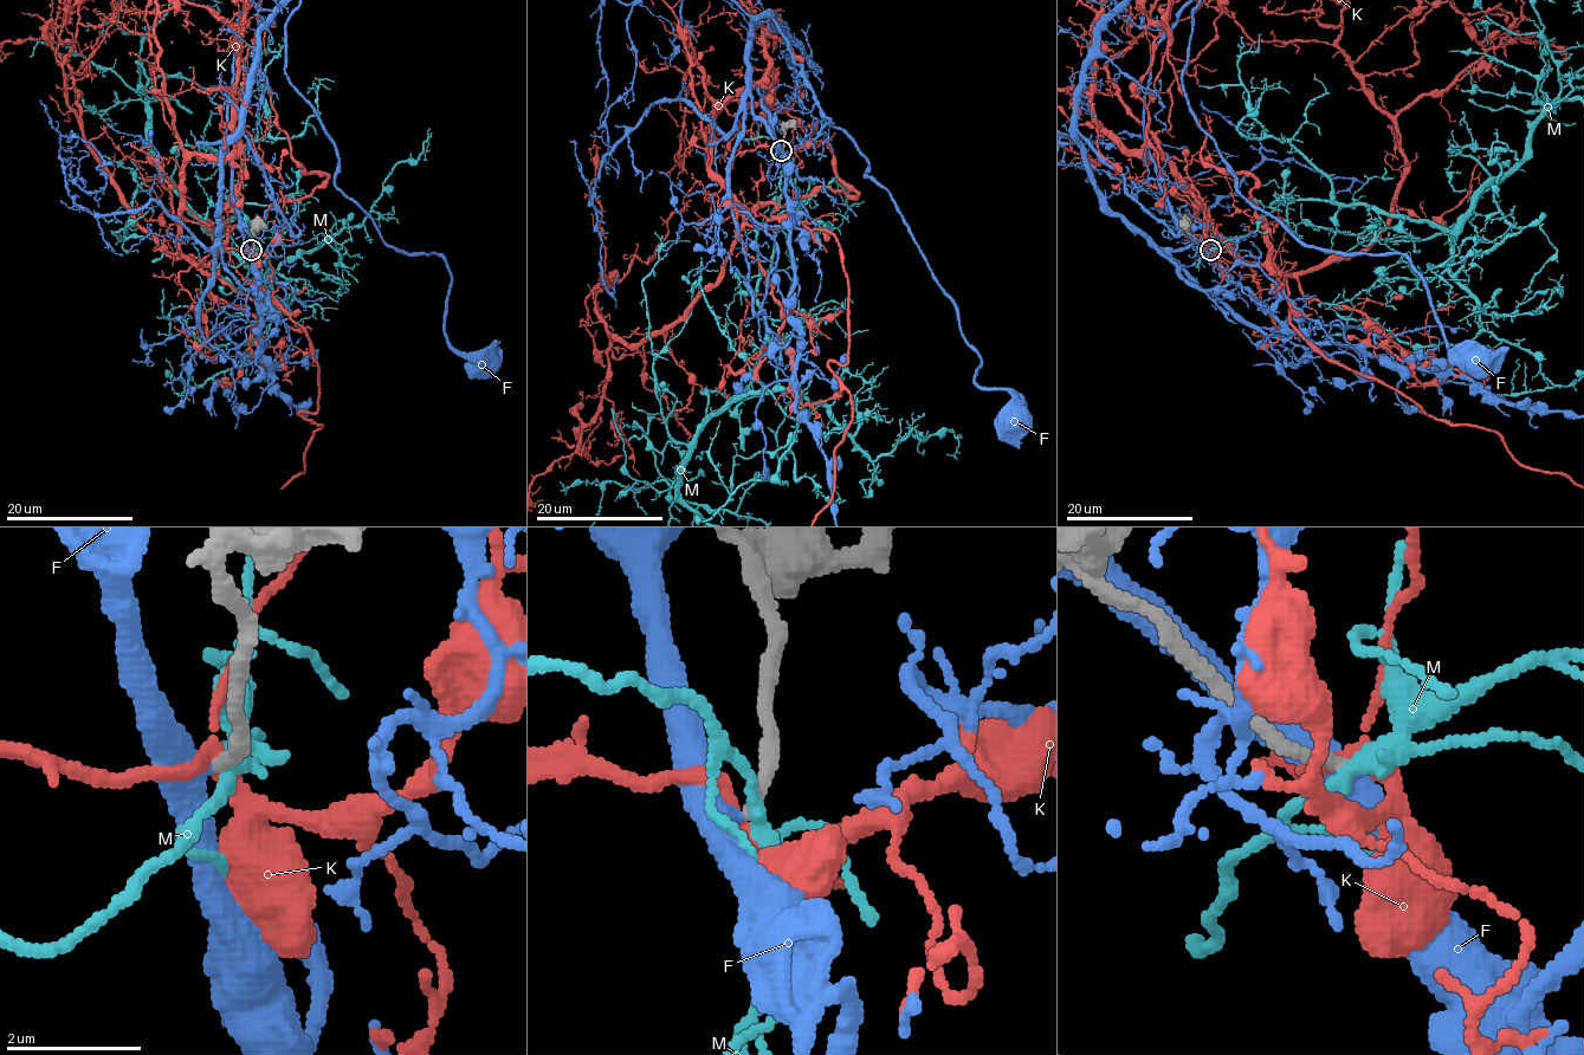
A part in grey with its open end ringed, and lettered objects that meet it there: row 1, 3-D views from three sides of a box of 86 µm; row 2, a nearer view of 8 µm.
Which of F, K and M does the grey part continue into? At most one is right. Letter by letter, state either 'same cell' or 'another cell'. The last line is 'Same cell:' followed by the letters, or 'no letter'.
F: same cell
K: another cell
M: another cell
Same cell: F

